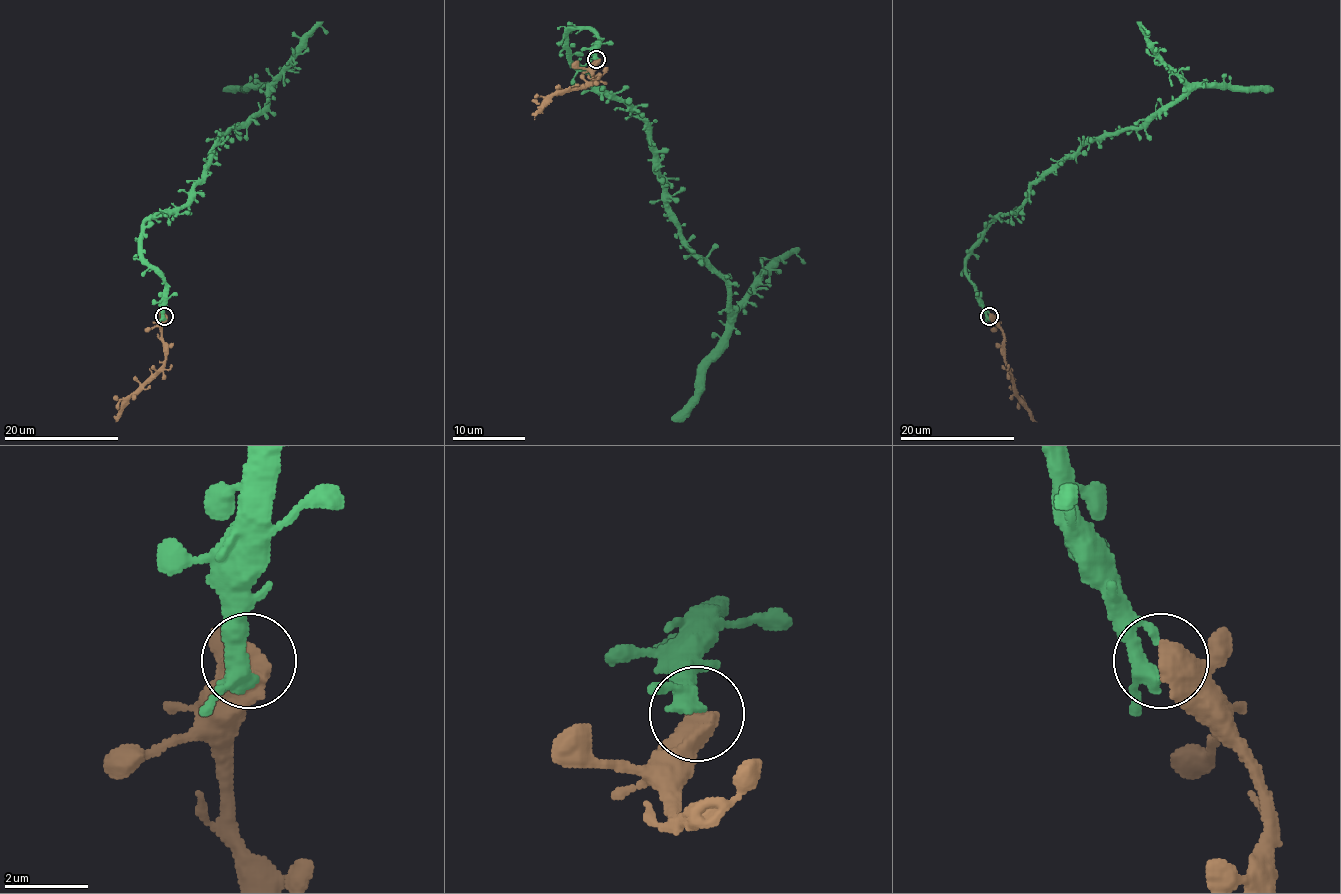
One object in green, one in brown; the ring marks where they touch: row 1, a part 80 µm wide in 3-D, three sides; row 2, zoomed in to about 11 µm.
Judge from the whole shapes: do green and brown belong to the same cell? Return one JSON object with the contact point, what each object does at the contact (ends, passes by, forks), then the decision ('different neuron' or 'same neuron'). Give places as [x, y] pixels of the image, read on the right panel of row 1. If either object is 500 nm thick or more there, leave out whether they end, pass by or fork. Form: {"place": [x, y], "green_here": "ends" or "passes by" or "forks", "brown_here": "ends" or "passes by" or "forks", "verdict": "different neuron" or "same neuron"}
{"place": [989, 316], "verdict": "same neuron"}

